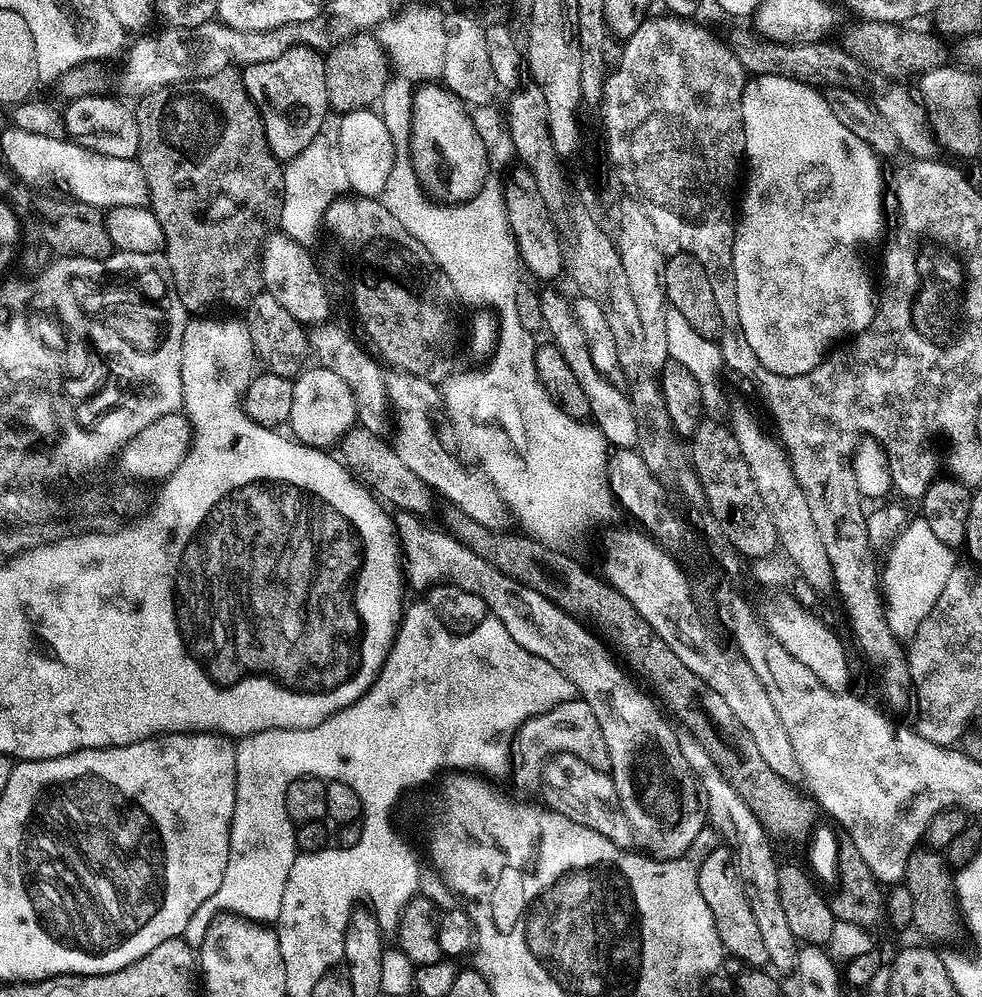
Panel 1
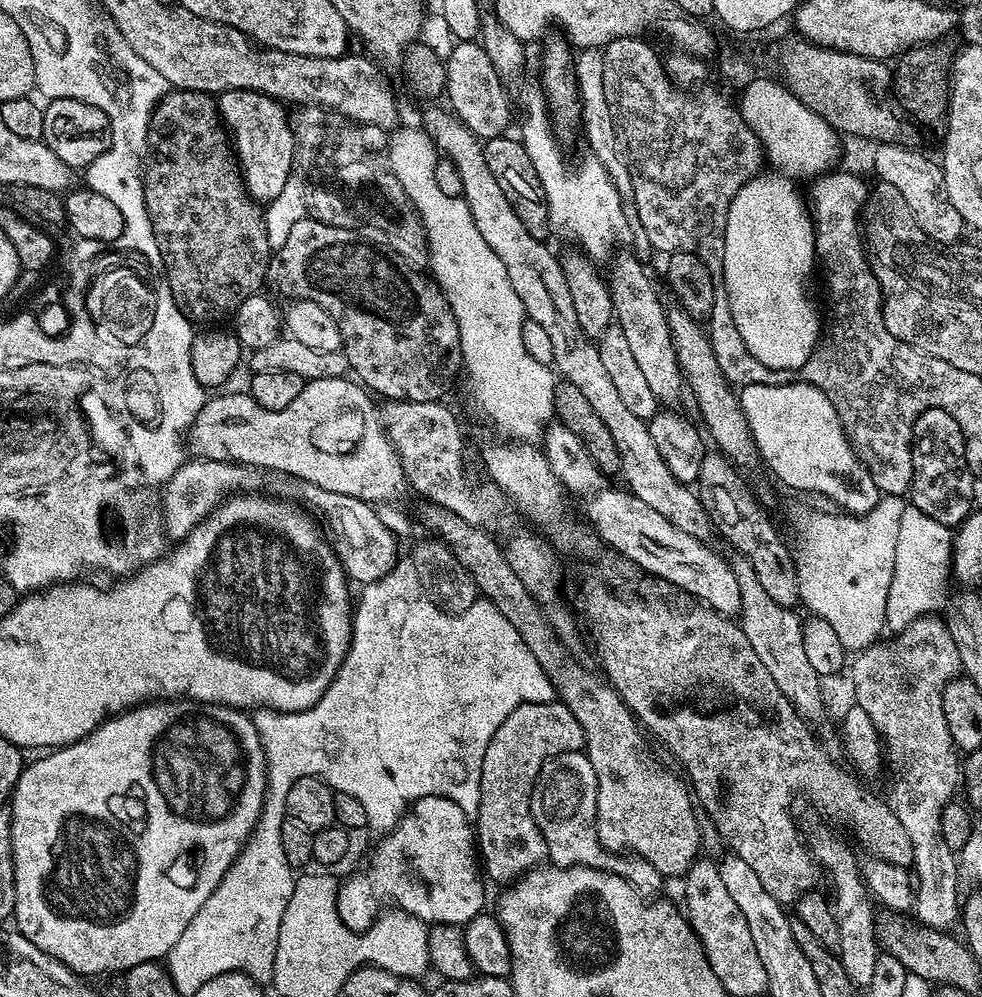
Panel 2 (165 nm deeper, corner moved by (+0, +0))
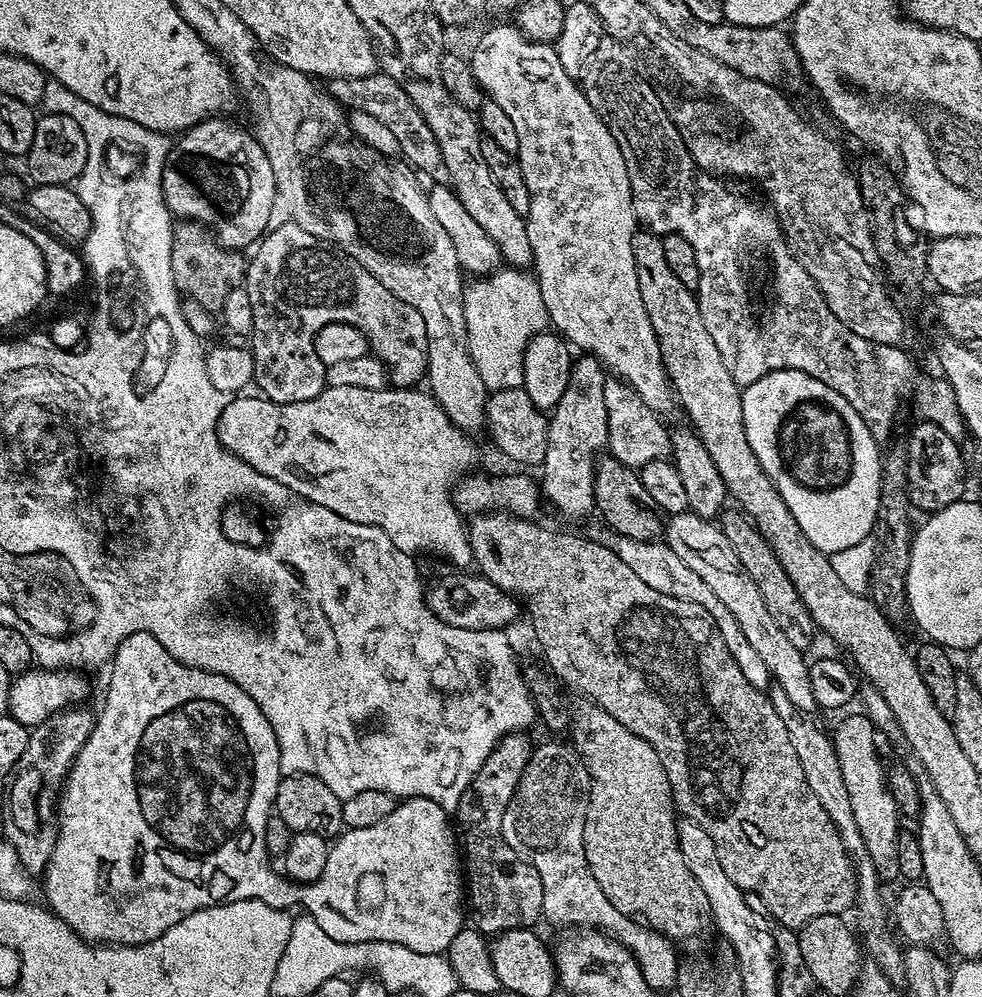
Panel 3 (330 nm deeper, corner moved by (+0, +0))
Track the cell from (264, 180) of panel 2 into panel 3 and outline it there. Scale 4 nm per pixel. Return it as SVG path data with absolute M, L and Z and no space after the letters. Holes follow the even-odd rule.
M209 118L196 124L179 137L168 149L162 174L164 204L176 218L195 220L197 224L212 229L216 241L223 248L251 249L268 232L270 210L274 210L277 190L273 167L265 150L247 128L239 128L224 118Z

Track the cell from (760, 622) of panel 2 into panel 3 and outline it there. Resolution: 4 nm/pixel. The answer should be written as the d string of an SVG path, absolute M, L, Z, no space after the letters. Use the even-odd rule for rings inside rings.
M779 686L773 687L770 699L774 710L778 710L778 718L782 718L786 730L790 730L790 738L794 742L794 754L798 754L798 763L802 765L806 786L810 786L810 790L814 790L814 798L818 798L818 802L822 802L822 810L826 810L826 814L830 814L830 822L834 822L834 826L842 838L842 849L852 860L852 867L856 874L856 902L854 905L856 920L854 919L854 924L858 929L863 949L871 963L879 966L882 974L886 974L888 980L903 981L905 949L900 948L901 941L898 939L897 933L890 927L890 908L889 905L888 908L884 905L884 900L880 897L882 883L875 872L874 862L867 853L866 842L863 841L862 834L859 833L858 825L854 820L853 807L850 806L850 797L846 792L842 771L839 769L838 754L835 753L833 741L827 735L824 737L823 730L811 720L813 717L809 713L794 706L790 702L790 698L786 698L786 690L782 690Z

